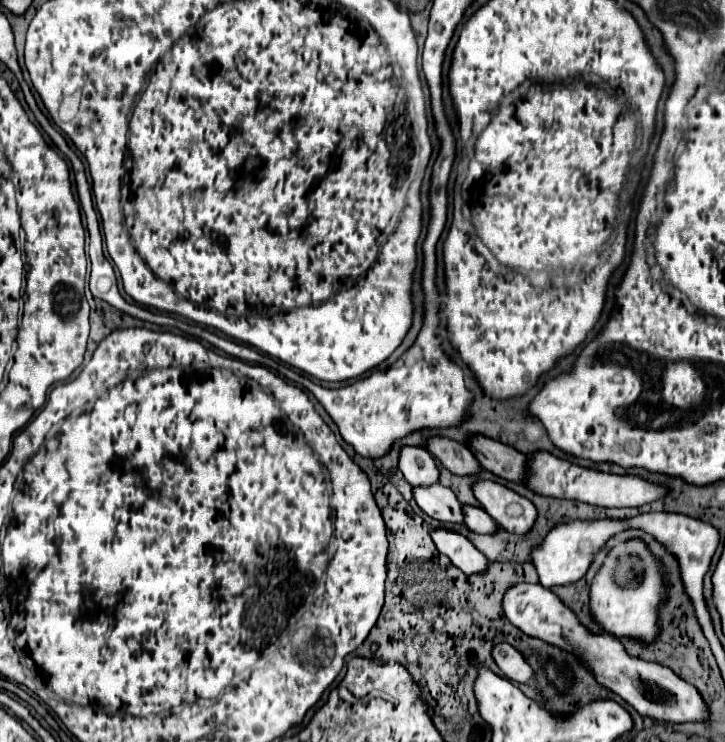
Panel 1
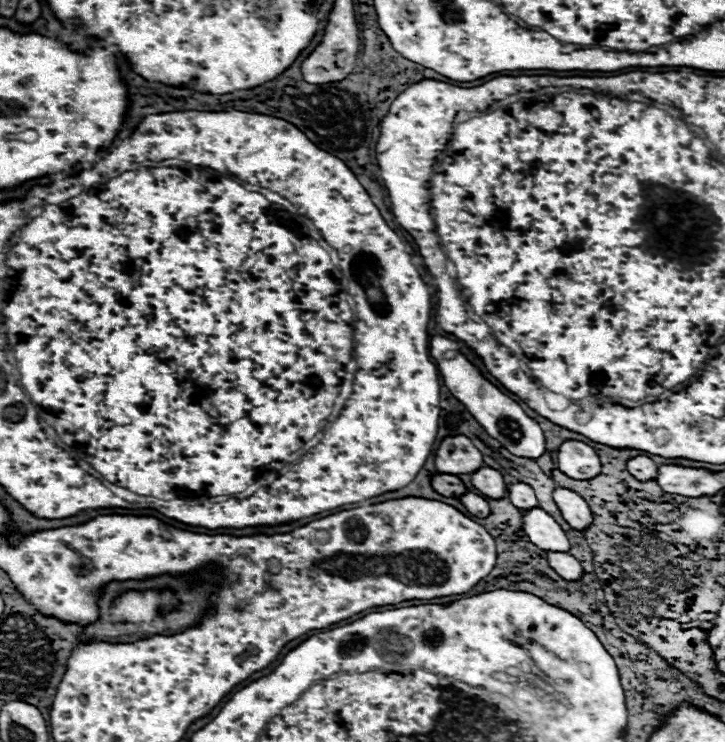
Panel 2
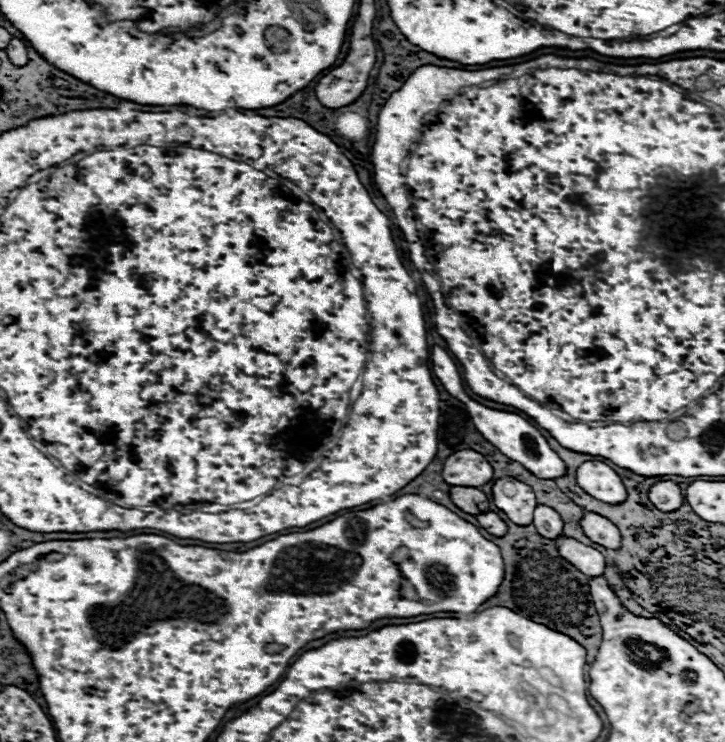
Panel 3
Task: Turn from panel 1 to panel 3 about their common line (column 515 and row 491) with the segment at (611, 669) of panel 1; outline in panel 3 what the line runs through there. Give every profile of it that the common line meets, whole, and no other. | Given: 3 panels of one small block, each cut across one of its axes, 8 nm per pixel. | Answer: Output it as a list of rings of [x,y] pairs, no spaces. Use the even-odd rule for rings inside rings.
[[[594,460],[580,464],[576,470],[576,482],[582,490],[602,502],[618,504],[626,500],[626,490],[620,476],[604,462]]]

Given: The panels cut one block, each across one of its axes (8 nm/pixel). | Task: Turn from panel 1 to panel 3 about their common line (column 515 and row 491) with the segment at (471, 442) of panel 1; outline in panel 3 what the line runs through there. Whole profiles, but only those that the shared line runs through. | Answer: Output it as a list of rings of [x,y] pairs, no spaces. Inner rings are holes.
[[[450,486],[450,500],[468,514],[488,512],[488,498],[484,492],[472,486]]]

